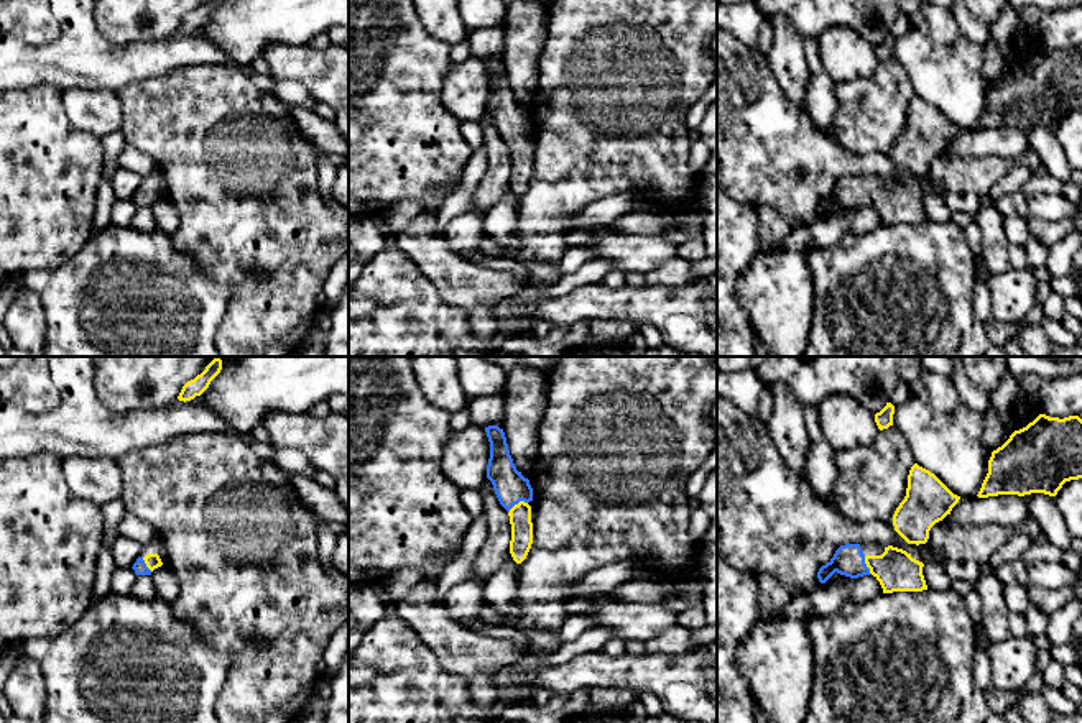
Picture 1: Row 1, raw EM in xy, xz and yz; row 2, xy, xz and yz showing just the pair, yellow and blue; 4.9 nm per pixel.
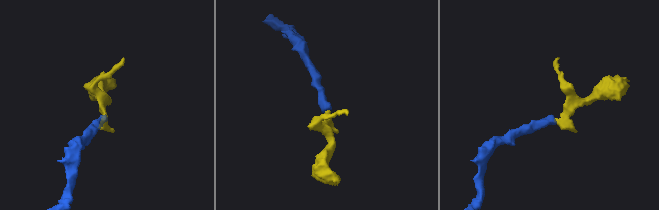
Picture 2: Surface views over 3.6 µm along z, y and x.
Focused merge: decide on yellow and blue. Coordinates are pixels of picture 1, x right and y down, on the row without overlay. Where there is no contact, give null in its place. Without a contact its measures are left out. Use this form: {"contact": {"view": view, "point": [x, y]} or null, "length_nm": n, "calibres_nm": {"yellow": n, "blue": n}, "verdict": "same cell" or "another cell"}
{"contact": {"view": "xz", "point": [518, 135]}, "length_nm": 100, "calibres_nm": {"yellow": 110, "blue": 160}, "verdict": "same cell"}

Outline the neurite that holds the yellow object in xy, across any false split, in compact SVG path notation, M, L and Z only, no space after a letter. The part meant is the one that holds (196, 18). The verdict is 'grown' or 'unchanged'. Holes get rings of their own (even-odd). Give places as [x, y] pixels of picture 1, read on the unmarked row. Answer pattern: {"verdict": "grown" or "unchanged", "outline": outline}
{"verdict": "unchanged", "outline": "M206 0L201 7L183 18L178 31L186 35L196 28L201 28L209 20L210 13L220 5L220 2L222 0Z"}

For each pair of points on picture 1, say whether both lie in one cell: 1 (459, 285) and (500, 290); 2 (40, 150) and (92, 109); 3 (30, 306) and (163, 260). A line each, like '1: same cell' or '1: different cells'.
1: same cell
2: different cells
3: different cells

